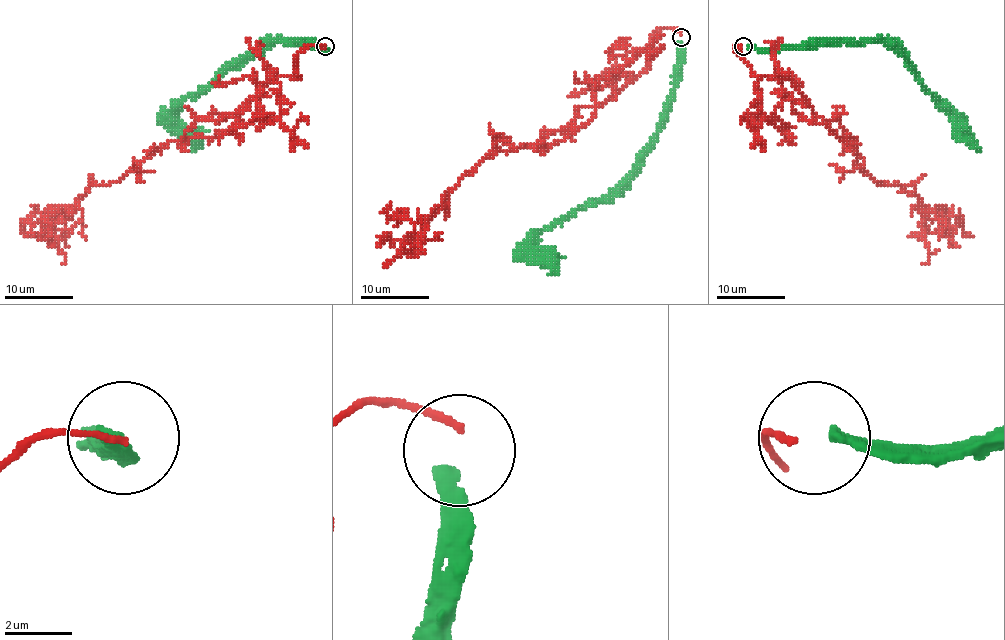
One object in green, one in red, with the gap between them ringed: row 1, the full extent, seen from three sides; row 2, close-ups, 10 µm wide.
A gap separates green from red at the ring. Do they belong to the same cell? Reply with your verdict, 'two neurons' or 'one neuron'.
two neurons

